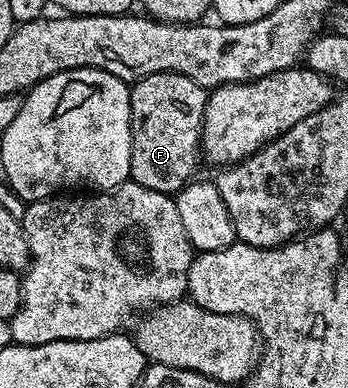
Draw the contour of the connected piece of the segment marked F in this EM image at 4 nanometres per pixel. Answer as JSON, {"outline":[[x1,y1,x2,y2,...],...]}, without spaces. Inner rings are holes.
{"outline":[[160,72,159,74,151,74,147,78,143,78,142,80,136,81,129,89,129,105,131,106,131,134,133,137,131,138,131,170,129,171,129,180,132,183,138,184,139,186,147,186,147,190,155,190,156,192,167,192,170,194,176,194,181,191,182,188,185,187,186,184,190,183,194,179,195,173,193,171,197,168,197,156,199,160,199,153,202,151,201,147,201,127,203,126,203,118,205,117,205,102,207,99,207,89,203,86,199,86,199,82,191,82,191,78,187,78,183,74,175,74,174,72]]}

